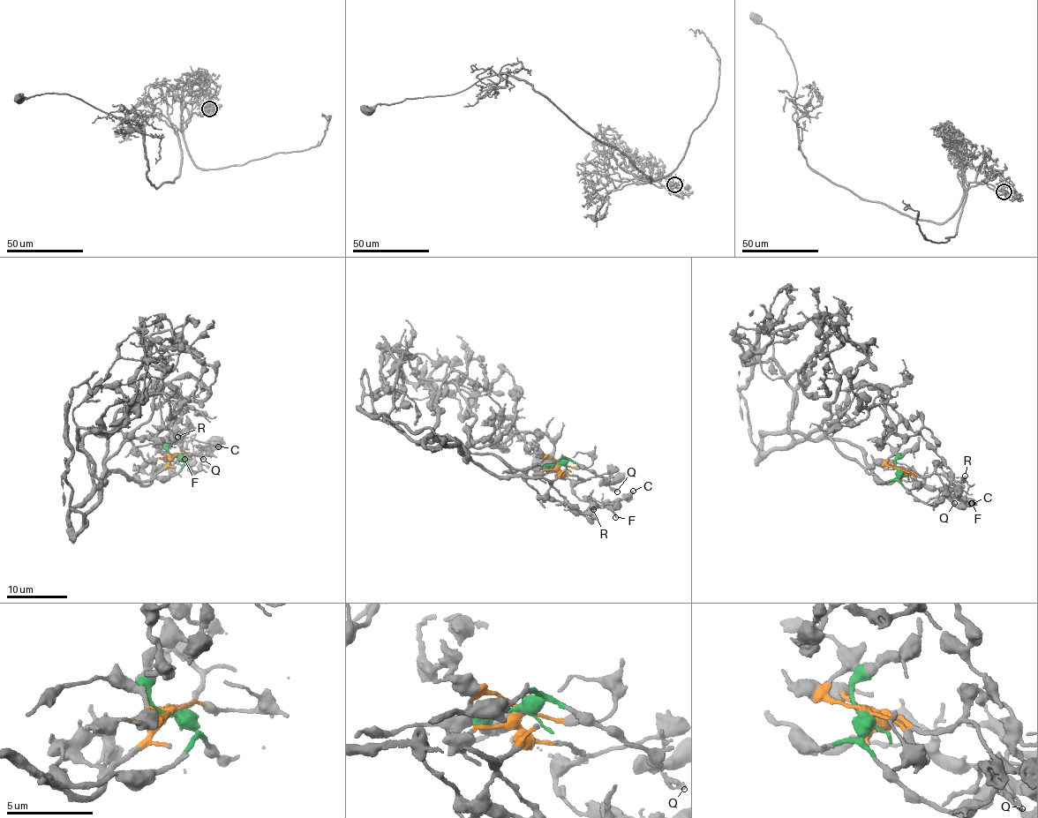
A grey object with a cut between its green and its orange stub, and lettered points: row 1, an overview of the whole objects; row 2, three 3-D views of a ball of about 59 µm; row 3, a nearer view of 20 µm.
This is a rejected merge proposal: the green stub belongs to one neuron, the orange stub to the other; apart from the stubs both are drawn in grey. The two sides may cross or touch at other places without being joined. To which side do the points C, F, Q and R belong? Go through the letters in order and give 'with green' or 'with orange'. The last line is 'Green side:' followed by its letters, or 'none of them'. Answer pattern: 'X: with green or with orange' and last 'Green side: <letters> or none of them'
C: with orange
F: with orange
Q: with green
R: with orange
Green side: Q

